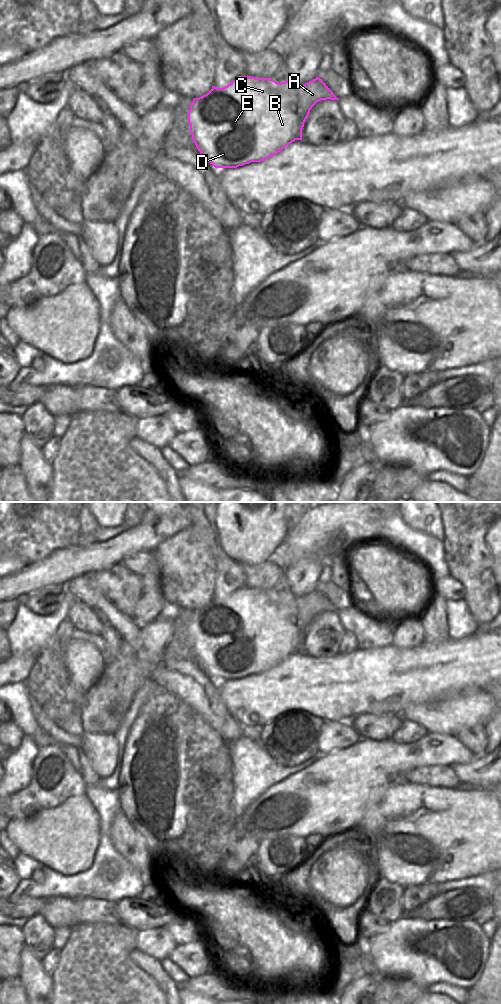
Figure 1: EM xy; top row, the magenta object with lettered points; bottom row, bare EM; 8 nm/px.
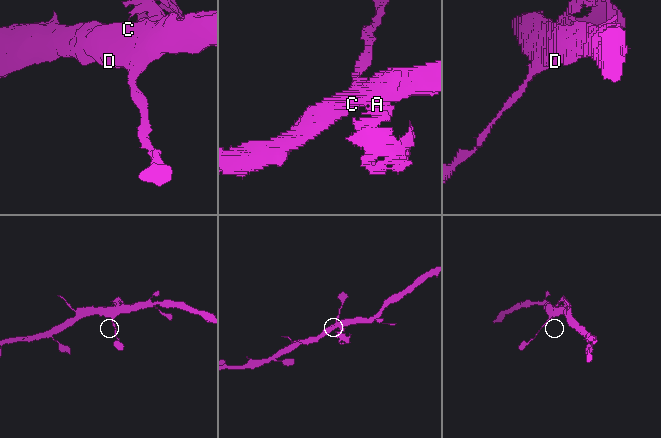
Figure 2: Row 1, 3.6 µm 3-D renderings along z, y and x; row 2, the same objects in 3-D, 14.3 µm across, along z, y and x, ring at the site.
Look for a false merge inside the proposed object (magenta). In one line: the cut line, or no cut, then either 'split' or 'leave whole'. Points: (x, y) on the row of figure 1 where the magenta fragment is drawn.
xy (298, 87), (299, 106), (304, 114) | split

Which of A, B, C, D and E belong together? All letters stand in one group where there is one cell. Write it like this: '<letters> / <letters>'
A / B C D E

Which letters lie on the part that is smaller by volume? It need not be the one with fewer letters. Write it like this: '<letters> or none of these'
A

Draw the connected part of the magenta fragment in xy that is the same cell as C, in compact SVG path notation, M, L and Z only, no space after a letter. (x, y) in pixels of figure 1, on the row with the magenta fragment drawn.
M239 76L227 86L212 89L194 98L188 111L190 133L200 154L215 168L237 168L251 162L261 162L294 142L302 140L302 129L310 113L303 114L298 95L299 86L291 80L278 83L271 78Z

